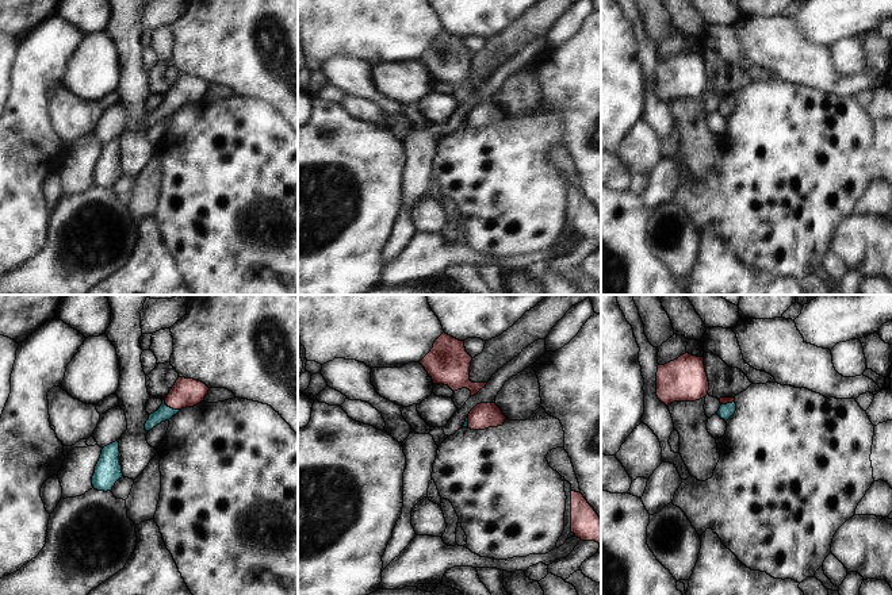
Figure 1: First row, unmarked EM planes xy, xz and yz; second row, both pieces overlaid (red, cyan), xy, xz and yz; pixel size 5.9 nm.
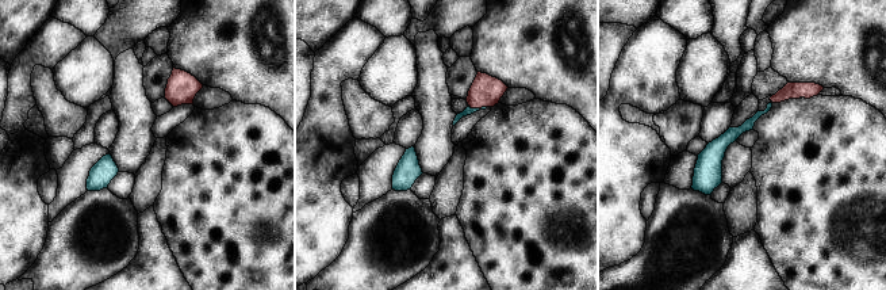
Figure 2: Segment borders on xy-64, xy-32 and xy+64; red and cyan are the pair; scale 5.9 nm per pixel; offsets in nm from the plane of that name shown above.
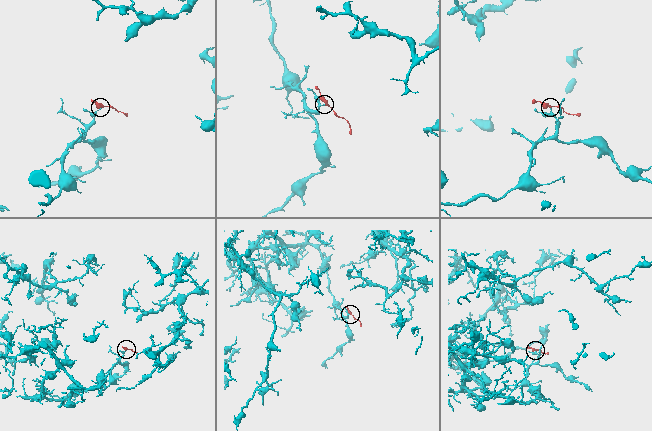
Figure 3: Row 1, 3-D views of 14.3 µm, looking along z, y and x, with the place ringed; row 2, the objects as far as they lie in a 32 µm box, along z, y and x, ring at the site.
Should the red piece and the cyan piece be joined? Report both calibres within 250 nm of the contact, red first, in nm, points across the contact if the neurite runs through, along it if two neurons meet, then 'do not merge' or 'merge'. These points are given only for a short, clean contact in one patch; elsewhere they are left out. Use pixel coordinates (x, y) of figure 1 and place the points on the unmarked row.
180 nm thick on the red side, 90 nm on the other; runs through xy (187, 89), (171, 104), (164, 110); merge

